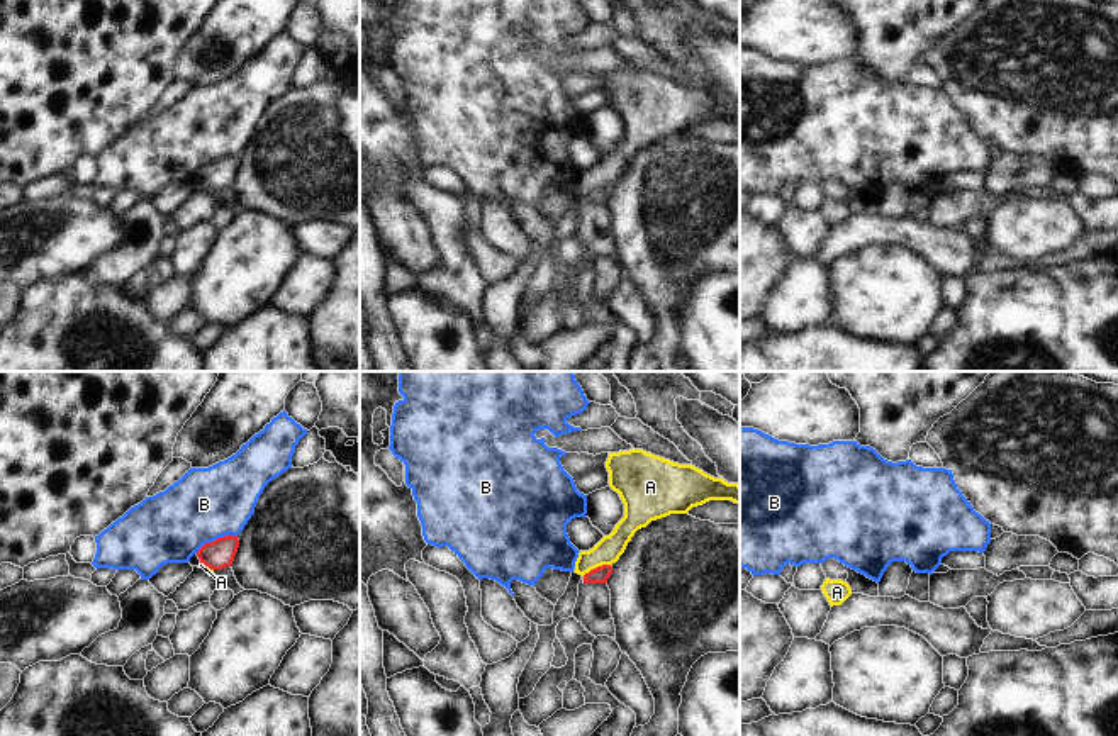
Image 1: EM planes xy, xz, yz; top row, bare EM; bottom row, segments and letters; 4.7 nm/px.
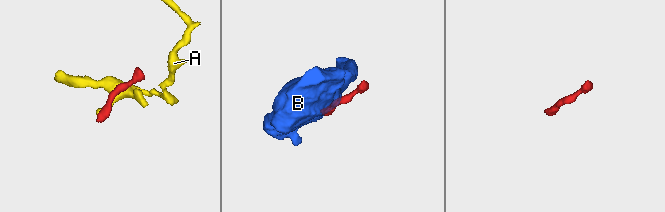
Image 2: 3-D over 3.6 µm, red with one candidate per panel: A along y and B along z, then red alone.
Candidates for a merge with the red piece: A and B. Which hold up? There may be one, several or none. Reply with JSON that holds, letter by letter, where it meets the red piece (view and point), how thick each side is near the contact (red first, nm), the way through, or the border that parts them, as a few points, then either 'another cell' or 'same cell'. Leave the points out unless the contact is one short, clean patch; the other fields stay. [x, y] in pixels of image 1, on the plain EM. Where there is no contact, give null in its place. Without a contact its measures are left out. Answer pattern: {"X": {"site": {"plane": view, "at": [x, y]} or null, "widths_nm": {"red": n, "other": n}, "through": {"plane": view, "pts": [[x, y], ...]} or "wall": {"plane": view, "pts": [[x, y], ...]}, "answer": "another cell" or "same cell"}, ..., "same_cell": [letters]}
{"A": {"site": {"plane": "xz", "at": [598, 187]}, "widths_nm": {"red": 80, "other": 120}, "wall": {"plane": "xz", "pts": [[609, 184], [598, 185], [582, 195]]}, "answer": "another cell"}, "B": {"site": {"plane": "xy", "at": [218, 158]}, "widths_nm": {"red": 140, "other": 340}, "answer": "another cell"}, "same_cell": []}

